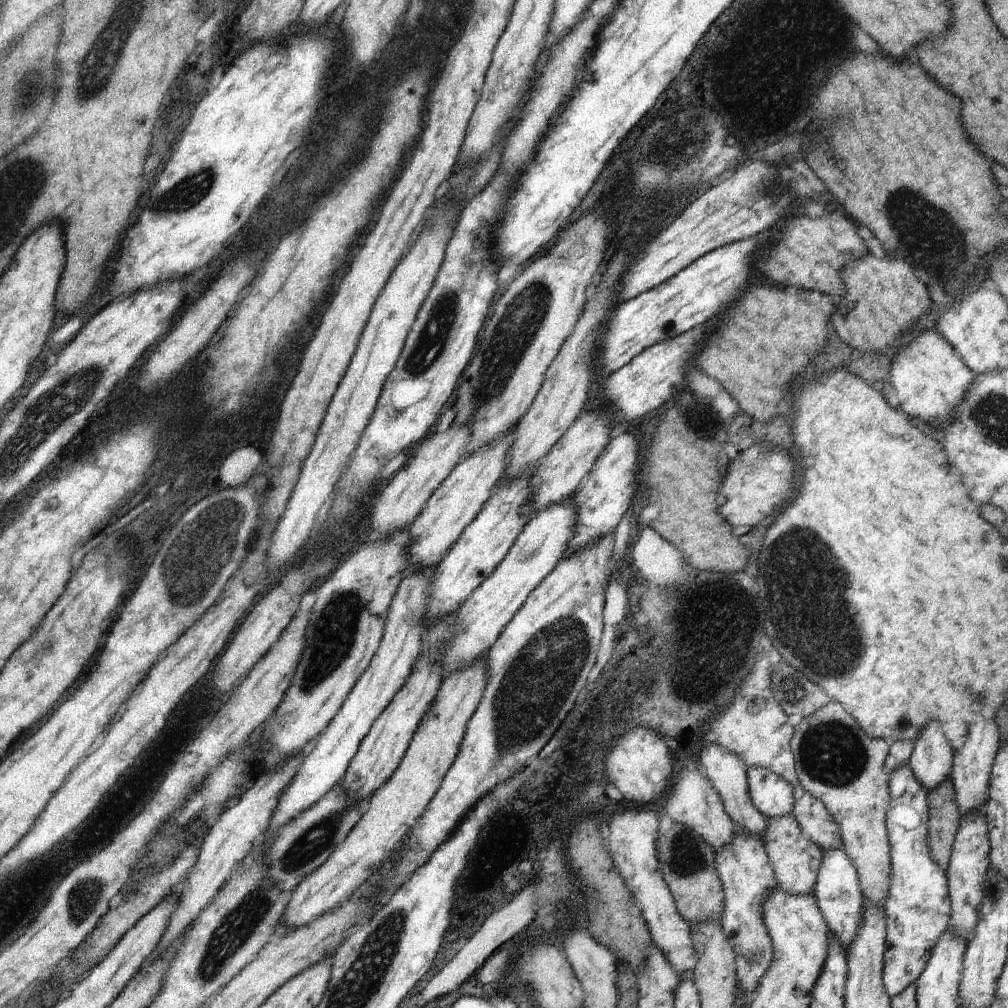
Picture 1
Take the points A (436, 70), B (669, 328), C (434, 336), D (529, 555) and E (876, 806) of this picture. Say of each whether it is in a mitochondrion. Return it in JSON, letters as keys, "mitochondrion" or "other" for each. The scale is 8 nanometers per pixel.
{"A":"other","B":"other","C":"mitochondrion","D":"mitochondrion","E":"other"}

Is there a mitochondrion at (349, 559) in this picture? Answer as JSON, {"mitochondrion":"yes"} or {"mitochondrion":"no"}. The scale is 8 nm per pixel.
{"mitochondrion":"no"}

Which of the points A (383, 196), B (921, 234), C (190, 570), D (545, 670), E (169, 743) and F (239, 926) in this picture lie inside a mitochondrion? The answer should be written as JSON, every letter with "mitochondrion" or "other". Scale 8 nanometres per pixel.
{"A":"other","B":"mitochondrion","C":"mitochondrion","D":"mitochondrion","E":"other","F":"mitochondrion"}

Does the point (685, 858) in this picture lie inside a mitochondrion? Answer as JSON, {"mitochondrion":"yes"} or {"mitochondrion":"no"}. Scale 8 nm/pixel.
{"mitochondrion":"yes"}

